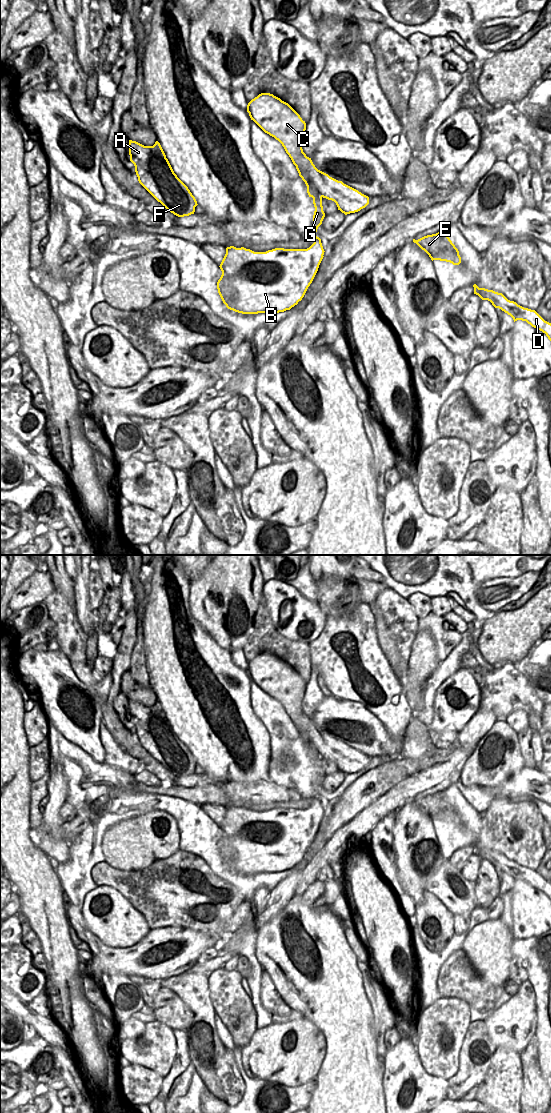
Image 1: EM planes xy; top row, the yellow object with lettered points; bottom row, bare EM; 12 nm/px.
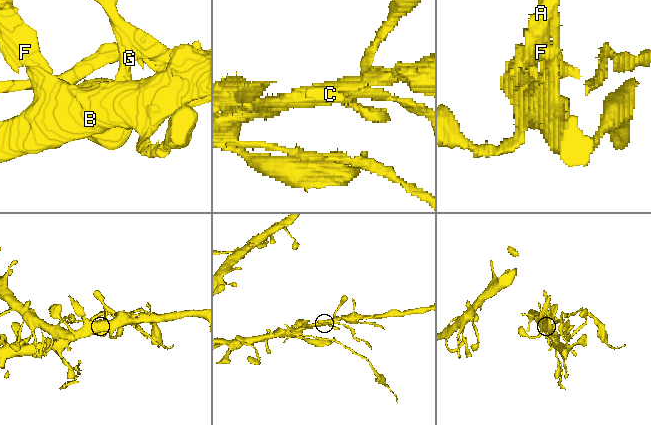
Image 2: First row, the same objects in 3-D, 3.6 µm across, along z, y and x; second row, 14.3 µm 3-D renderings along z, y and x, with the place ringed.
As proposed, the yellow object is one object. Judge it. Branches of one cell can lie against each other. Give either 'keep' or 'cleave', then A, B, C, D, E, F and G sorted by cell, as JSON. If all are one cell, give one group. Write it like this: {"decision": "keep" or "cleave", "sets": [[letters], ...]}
{"decision": "cleave", "sets": [["A", "B", "D", "E", "F", "G"], ["C"]]}

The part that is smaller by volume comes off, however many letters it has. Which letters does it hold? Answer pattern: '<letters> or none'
C

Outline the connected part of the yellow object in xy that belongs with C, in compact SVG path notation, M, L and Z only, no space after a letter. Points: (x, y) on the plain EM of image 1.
M261 653L247 665L247 672L265 693L284 707L295 726L306 729L321 756L336 763L345 775L355 773L369 764L369 757L318 730L302 709L306 683L286 662L270 653Z

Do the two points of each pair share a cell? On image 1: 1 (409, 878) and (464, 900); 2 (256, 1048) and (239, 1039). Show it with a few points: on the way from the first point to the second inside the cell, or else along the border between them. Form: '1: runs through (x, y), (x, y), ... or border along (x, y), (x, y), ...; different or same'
1: border along (439, 865), (438, 869), (426, 881), (424, 889); different
2: border along (257, 1029), (243, 1048); different

